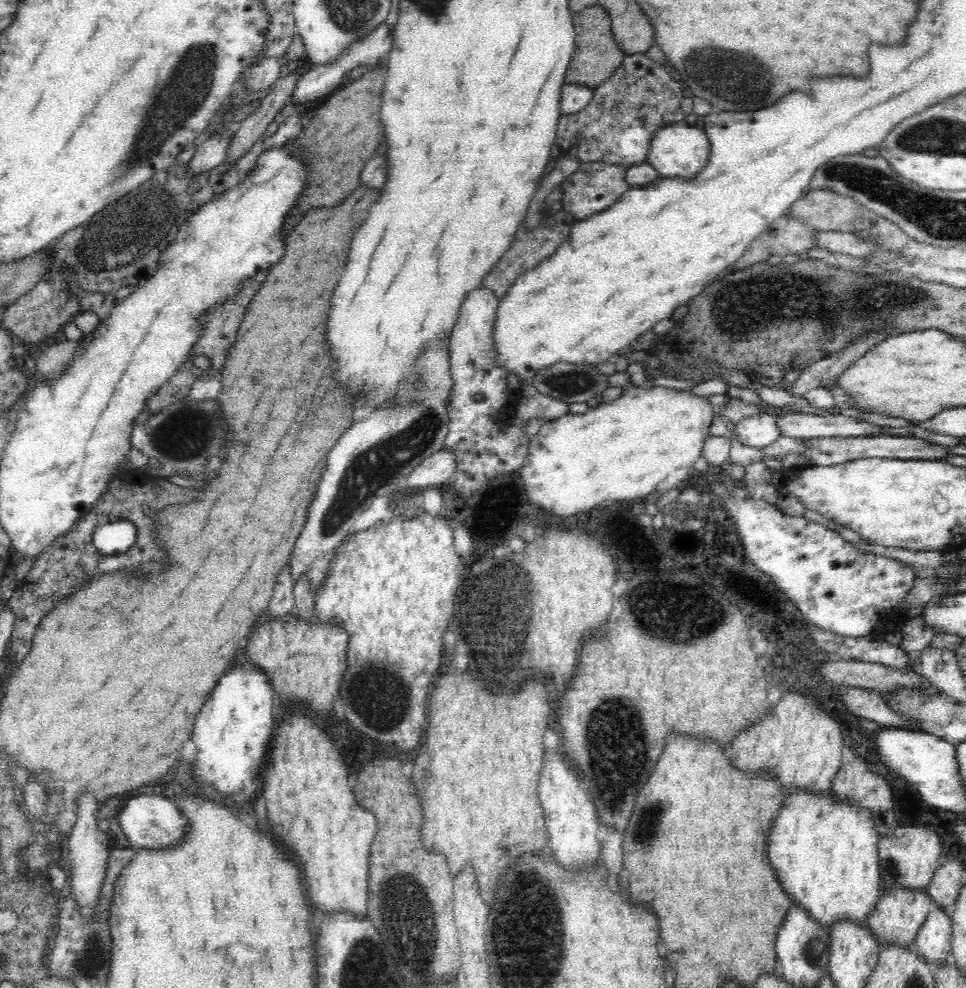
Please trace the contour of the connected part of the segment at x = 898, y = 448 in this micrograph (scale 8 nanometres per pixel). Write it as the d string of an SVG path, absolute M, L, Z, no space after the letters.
M874 435L868 437L854 436L842 438L830 436L830 438L804 438L802 445L806 445L807 454L812 457L812 463L817 466L836 466L850 460L859 458L899 458L900 460L933 460L940 456L946 456L946 447L931 444L917 437L892 437L886 435Z

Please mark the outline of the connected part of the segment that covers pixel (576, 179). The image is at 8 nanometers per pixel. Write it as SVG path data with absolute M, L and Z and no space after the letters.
M603 162L580 163L578 170L564 178L558 188L562 190L561 209L576 221L591 217L593 214L606 210L612 206L626 190L630 188L624 181L624 169L618 165Z

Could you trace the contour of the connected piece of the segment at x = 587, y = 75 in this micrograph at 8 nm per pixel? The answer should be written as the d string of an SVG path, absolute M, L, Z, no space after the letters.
M586 7L573 13L571 17L575 30L575 47L564 82L584 85L592 89L610 78L626 54L615 44L610 30L610 19L602 7Z

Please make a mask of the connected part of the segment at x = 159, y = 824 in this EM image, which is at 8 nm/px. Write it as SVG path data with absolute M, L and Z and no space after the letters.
M162 796L130 798L126 808L118 814L120 826L131 846L144 849L167 849L179 845L188 836L188 819L182 817L172 799Z

